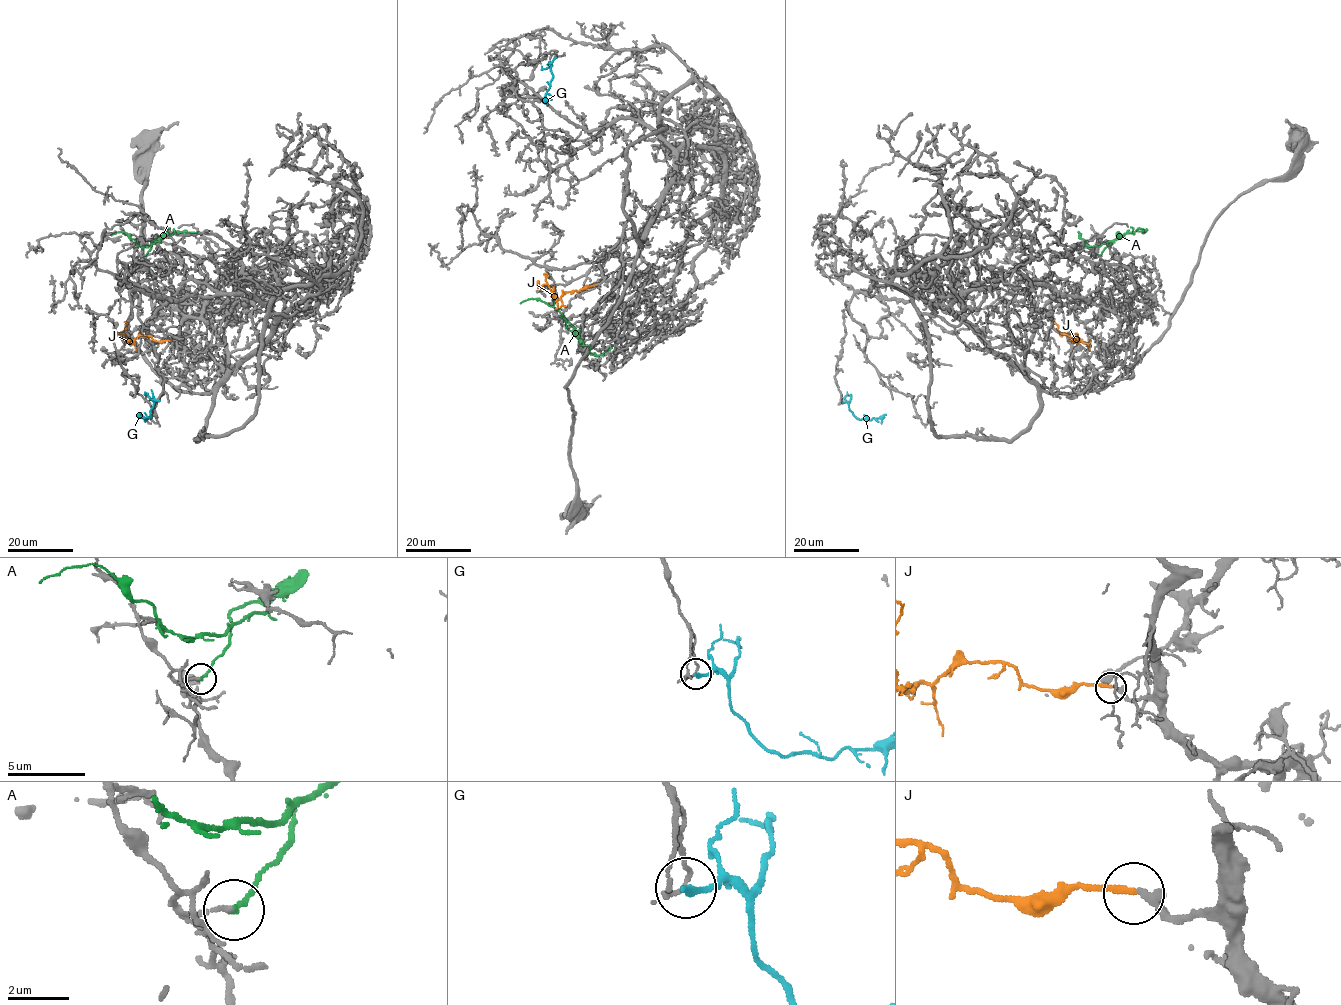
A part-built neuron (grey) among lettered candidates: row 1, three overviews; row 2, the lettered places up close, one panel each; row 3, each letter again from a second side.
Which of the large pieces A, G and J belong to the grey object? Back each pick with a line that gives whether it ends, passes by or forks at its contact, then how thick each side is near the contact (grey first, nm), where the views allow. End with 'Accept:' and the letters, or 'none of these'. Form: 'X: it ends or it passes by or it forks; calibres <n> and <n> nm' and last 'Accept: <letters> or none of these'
J: it ends; calibres 240 and 180 nm
Accept: J

